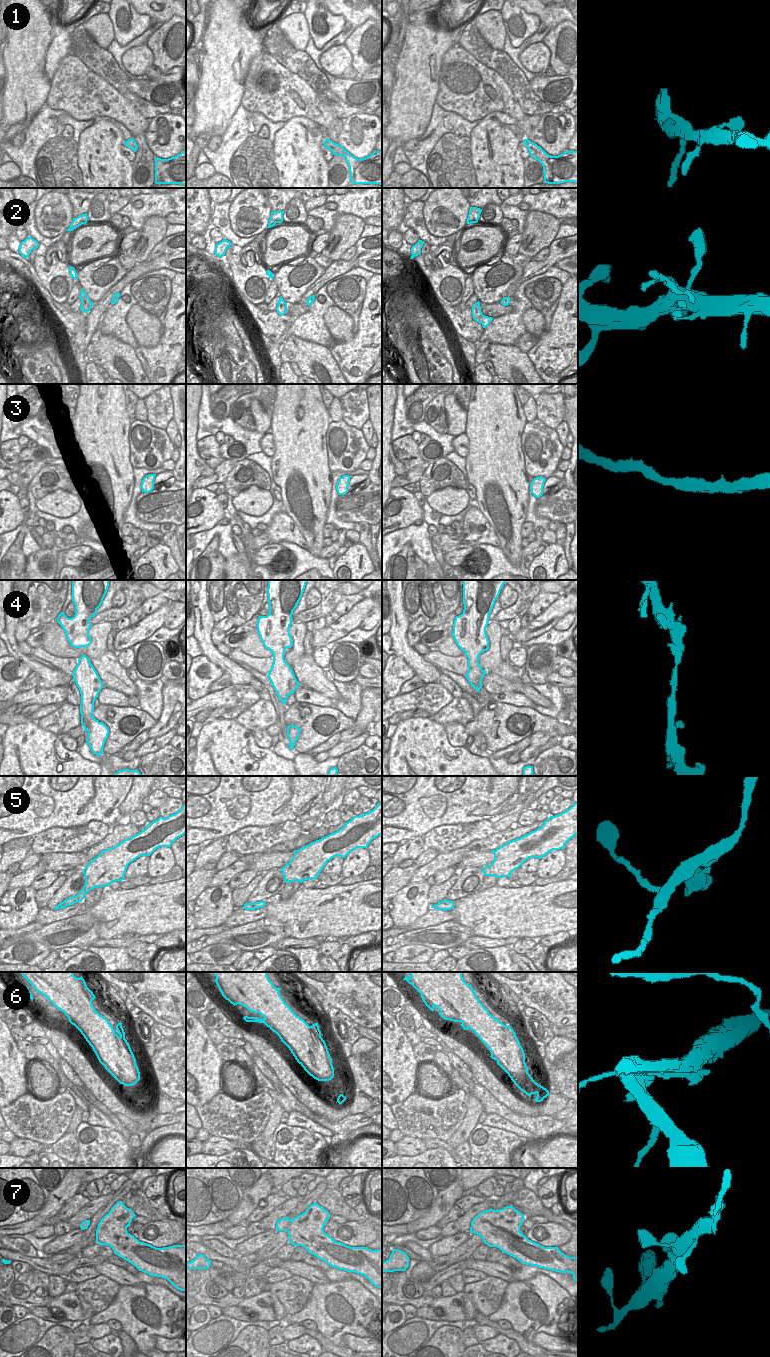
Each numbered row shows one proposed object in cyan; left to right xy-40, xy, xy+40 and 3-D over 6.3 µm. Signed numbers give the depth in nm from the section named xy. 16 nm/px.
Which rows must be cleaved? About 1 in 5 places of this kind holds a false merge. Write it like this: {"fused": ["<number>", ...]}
{"fused": ["6"]}

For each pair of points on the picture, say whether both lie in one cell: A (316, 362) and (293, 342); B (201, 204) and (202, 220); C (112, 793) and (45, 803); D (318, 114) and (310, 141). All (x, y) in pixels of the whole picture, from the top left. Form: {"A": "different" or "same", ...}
{"A": "same", "B": "same", "C": "same", "D": "different"}

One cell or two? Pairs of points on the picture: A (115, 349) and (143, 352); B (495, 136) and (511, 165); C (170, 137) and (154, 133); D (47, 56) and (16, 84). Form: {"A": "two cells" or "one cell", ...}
{"A": "two cells", "B": "one cell", "C": "one cell", "D": "one cell"}

